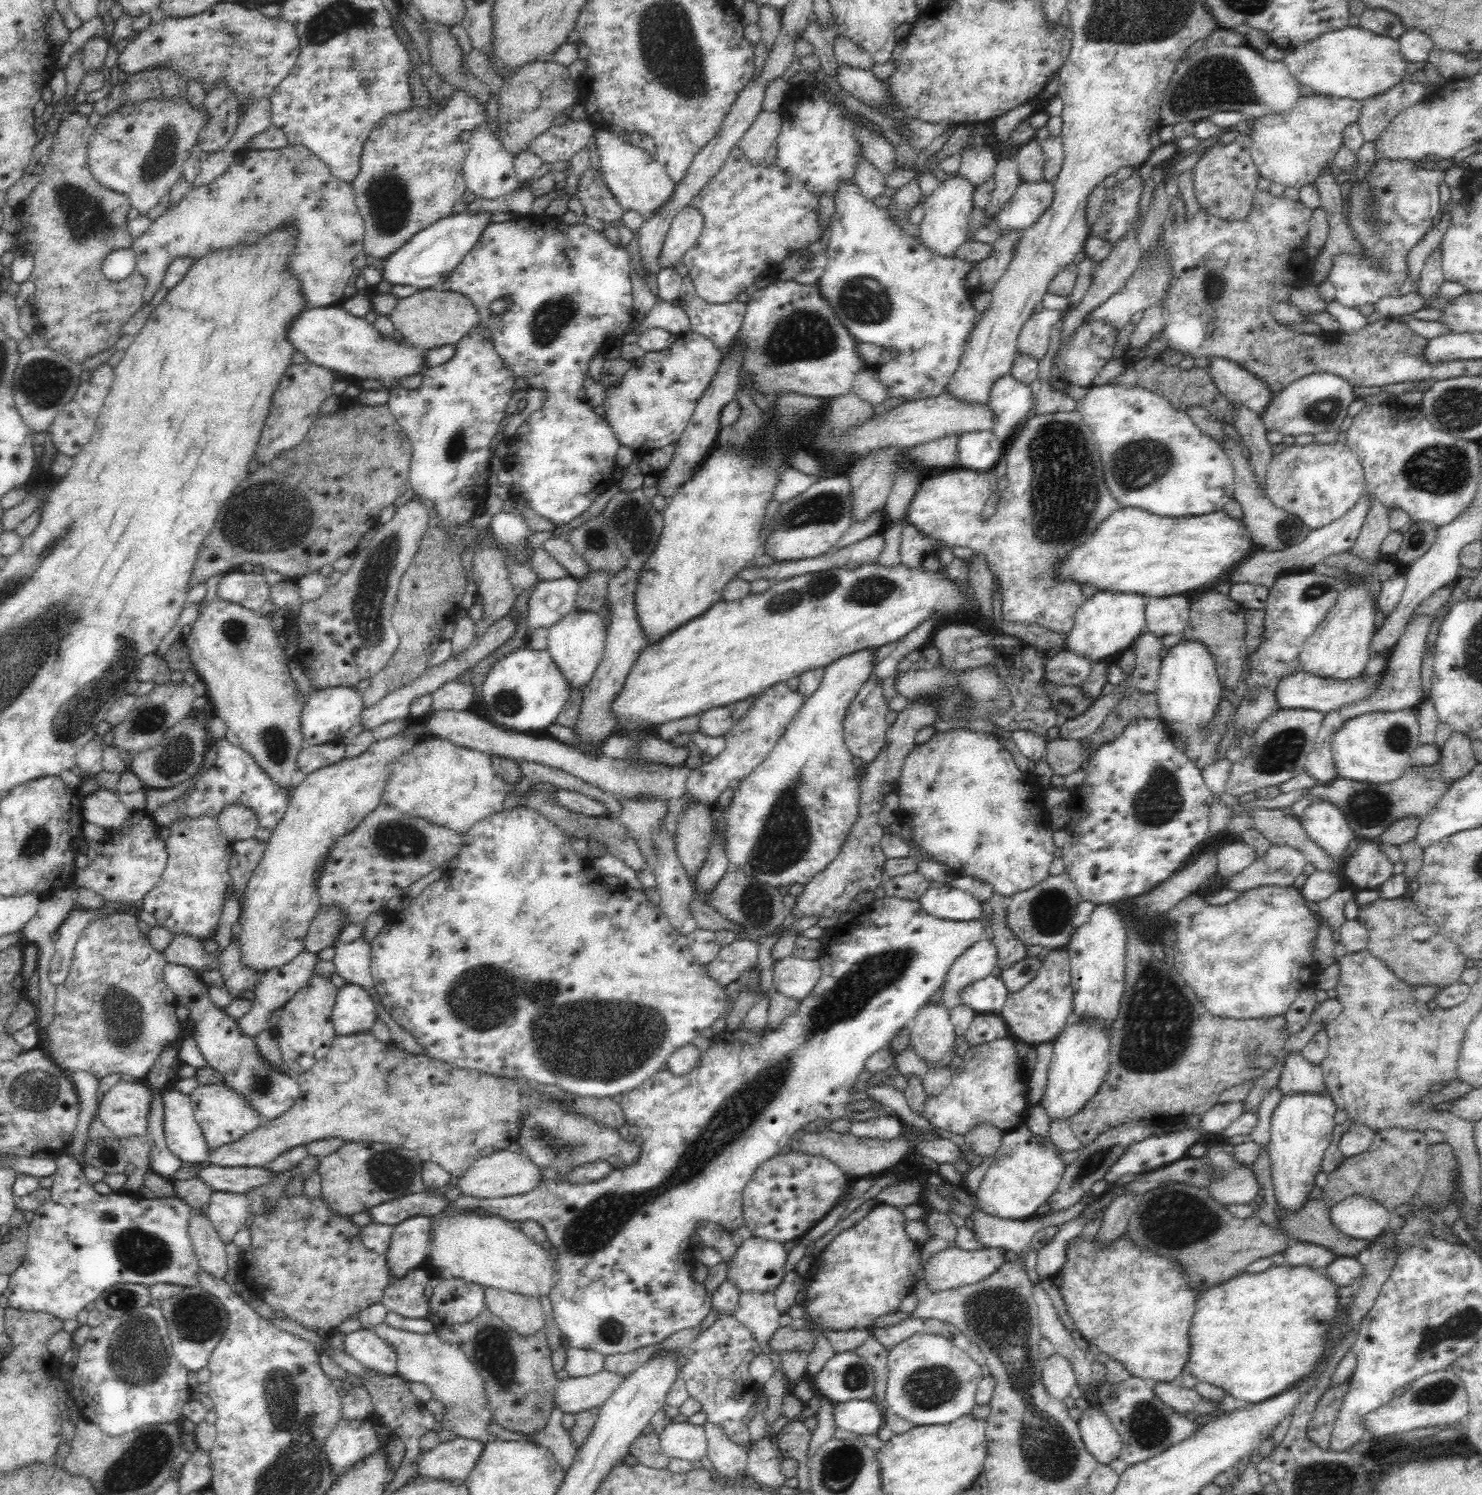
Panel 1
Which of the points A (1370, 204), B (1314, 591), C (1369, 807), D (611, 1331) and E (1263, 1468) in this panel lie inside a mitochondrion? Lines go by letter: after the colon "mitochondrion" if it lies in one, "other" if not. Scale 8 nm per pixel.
A: mitochondrion
B: mitochondrion
C: mitochondrion
D: mitochondrion
E: other

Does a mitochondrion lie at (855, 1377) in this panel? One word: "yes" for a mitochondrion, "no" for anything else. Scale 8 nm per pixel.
yes

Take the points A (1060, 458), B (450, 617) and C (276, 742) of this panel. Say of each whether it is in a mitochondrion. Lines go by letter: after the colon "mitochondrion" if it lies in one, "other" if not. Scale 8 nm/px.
A: mitochondrion
B: other
C: mitochondrion

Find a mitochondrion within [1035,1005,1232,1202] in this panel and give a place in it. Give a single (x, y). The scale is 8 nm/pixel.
(1098, 1158)

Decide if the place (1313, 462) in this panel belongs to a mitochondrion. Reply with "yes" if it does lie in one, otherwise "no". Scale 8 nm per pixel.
no

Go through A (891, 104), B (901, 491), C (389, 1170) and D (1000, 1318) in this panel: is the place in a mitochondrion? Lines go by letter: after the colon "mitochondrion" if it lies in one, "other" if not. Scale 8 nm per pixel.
A: other
B: other
C: mitochondrion
D: mitochondrion

